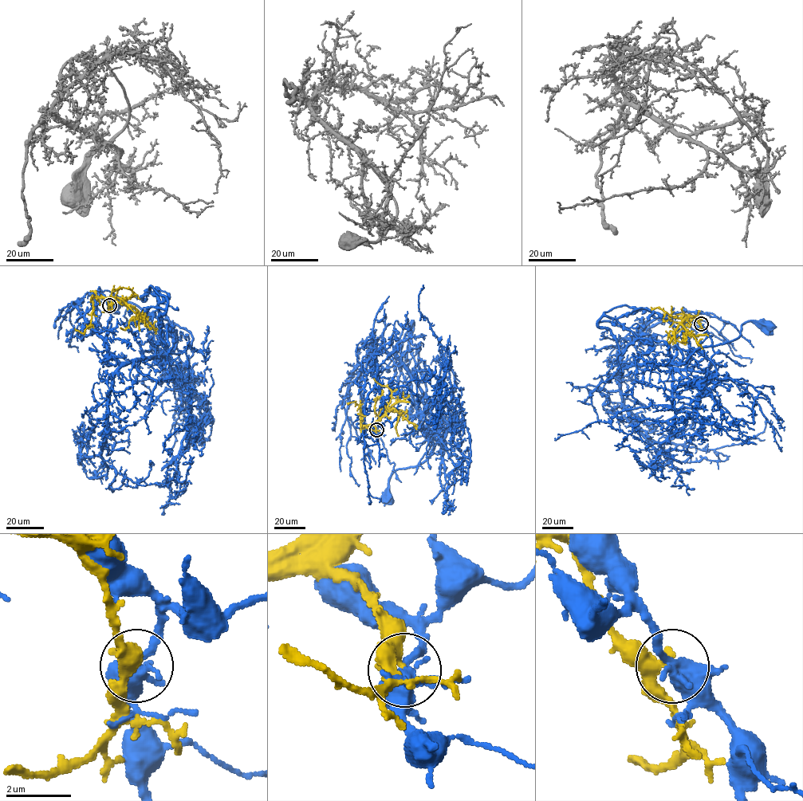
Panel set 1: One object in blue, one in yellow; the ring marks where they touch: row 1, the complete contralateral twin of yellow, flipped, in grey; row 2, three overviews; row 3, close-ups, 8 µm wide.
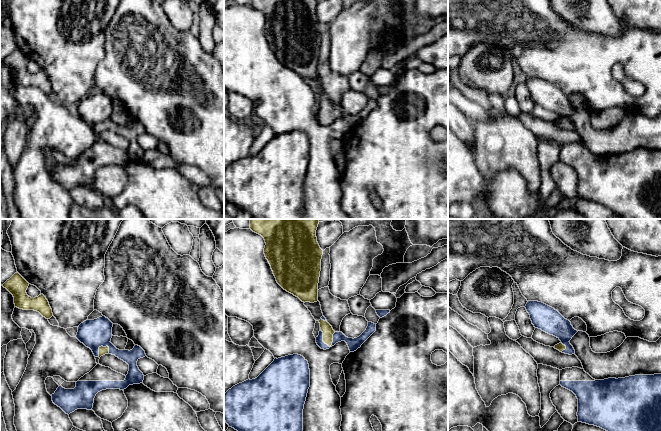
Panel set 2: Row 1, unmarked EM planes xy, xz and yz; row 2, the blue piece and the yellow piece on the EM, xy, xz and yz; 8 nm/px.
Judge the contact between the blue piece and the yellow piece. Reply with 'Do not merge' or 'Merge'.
Do not merge

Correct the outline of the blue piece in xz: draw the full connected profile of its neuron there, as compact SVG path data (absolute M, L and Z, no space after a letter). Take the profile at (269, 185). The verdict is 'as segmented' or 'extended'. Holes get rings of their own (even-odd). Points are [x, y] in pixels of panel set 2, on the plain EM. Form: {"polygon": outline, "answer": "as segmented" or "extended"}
{"polygon": "M303 132L275 134L257 154L239 159L224 170L224 196L238 209L249 212L253 219L302 219L303 185L309 163L310 145Z", "answer": "as segmented"}

